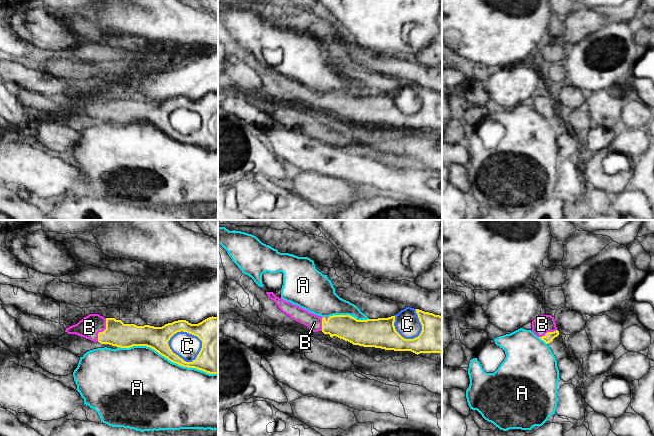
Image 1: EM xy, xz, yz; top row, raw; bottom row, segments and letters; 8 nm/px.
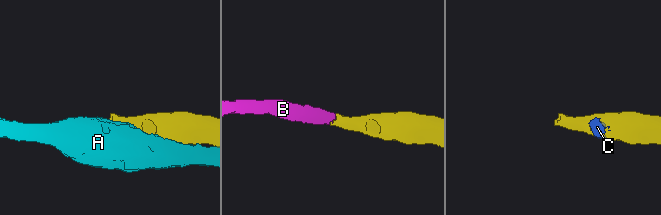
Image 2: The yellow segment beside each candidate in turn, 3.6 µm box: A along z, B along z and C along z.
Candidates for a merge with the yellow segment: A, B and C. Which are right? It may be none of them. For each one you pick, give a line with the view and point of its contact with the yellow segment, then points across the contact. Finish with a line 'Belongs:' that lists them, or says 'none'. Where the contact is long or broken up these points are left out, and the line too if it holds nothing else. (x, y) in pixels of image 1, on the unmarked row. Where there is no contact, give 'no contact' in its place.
B: xy (104, 106) | across xy (118, 110), (104, 106), (89, 103)
C: xy (187, 108)
Belongs: B, C

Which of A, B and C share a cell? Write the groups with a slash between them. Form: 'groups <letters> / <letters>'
groups A / B C

